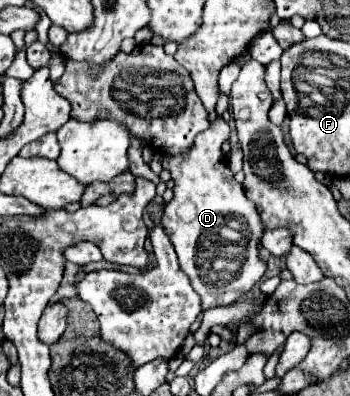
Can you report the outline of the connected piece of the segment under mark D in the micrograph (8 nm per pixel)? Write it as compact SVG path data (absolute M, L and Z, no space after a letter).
M217 116L215 122L201 134L197 134L193 146L185 154L167 156L161 150L151 150L155 156L161 158L161 166L171 172L171 178L175 182L173 186L173 200L165 204L163 214L163 228L169 236L171 244L175 246L179 266L189 276L193 290L201 296L203 308L215 308L215 306L227 306L237 302L243 294L247 294L265 274L267 262L259 256L259 242L263 236L261 230L261 216L257 214L257 208L249 198L245 198L245 190L239 182L235 182L231 168L227 166L227 158L221 152L221 144L229 140L229 124Z

